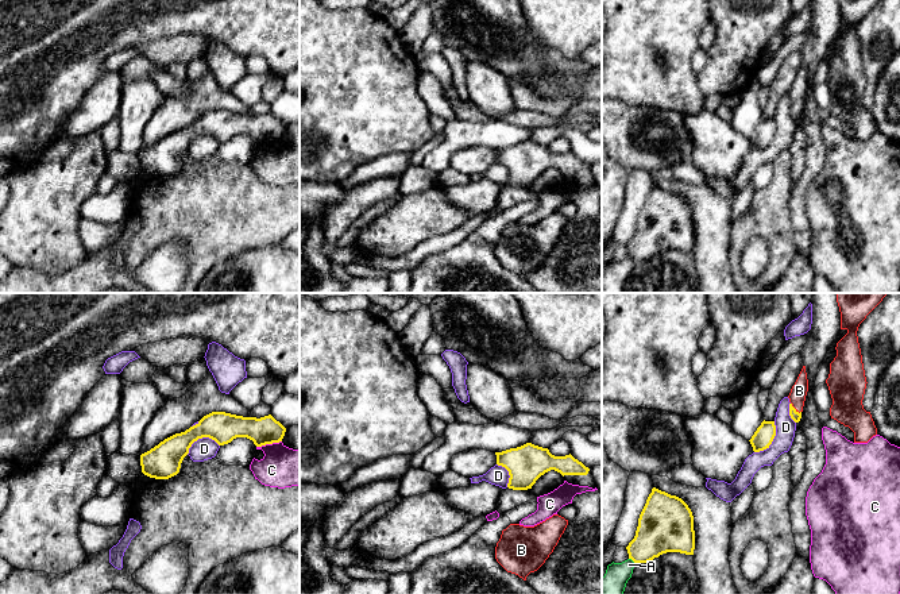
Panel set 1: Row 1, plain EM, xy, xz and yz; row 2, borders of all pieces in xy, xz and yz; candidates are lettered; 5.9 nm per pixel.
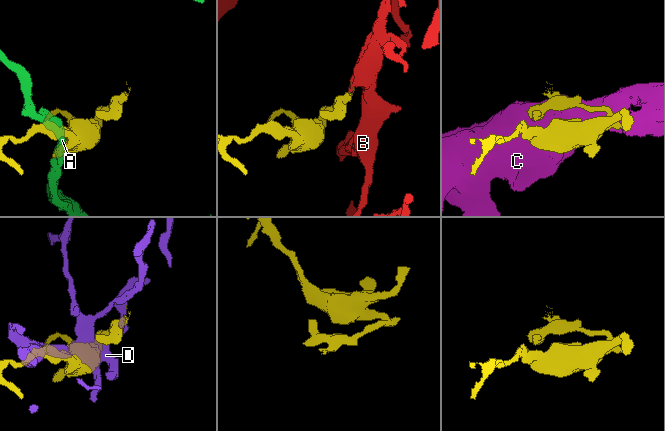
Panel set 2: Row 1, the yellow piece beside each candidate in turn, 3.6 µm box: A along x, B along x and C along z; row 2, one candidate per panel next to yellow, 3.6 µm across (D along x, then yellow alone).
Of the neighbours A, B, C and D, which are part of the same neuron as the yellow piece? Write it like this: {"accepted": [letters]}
{"accepted": ["B"]}

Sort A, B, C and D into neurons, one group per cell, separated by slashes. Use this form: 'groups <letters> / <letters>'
groups A / B / C / D

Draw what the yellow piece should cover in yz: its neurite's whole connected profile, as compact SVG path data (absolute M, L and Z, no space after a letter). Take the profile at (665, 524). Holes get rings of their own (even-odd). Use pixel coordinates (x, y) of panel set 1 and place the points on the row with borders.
M653 487L640 514L636 536L626 549L634 564L648 563L667 552L694 555L694 516L688 505Z

